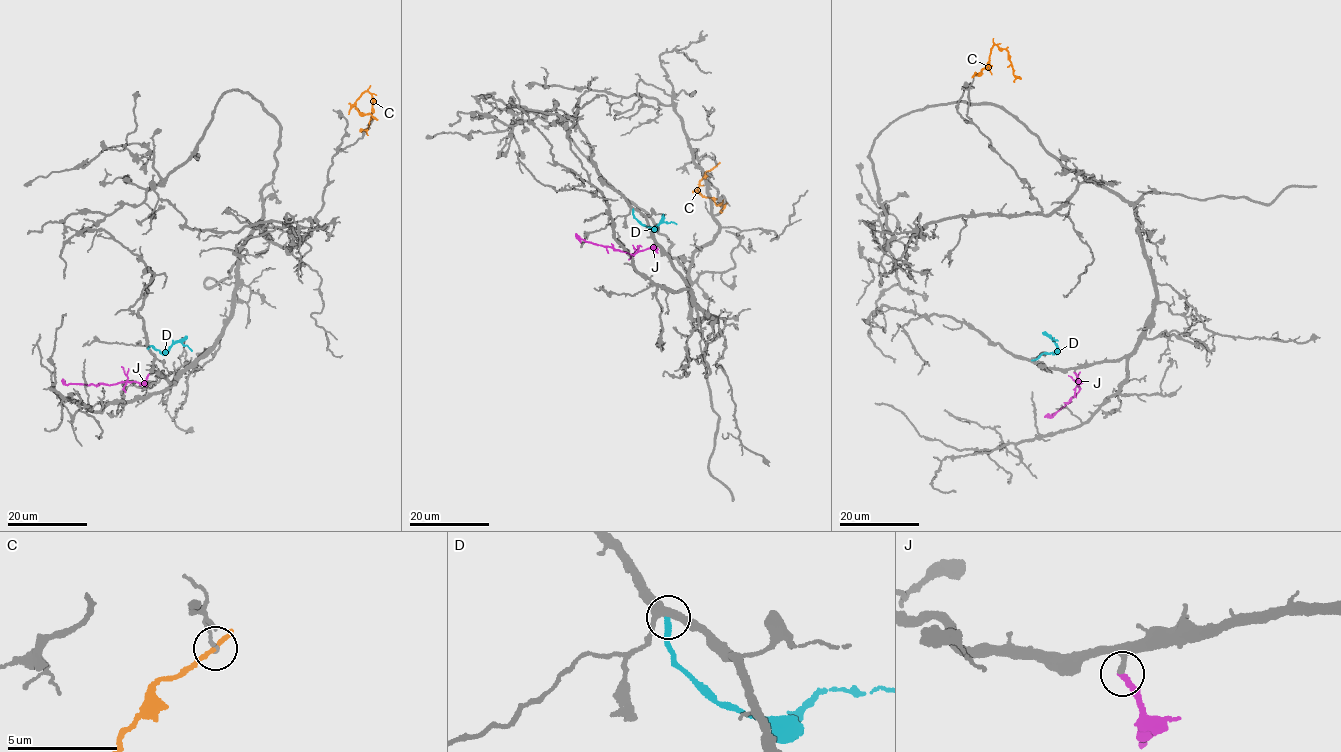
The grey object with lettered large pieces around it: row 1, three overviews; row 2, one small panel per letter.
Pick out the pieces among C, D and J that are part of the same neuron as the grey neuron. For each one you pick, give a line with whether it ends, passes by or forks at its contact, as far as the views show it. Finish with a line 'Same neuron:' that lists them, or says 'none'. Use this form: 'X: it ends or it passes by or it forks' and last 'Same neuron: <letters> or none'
J: it ends
Same neuron: J

